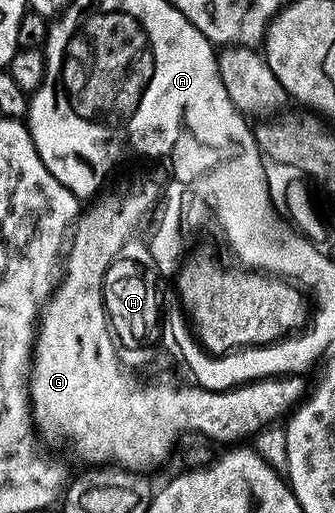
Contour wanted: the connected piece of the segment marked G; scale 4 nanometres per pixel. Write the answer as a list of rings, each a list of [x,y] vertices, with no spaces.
[[[137,181],[127,183],[122,189],[112,190],[110,193],[103,193],[90,204],[91,208],[84,210],[79,218],[75,220],[75,226],[69,236],[69,246],[65,251],[65,268],[63,278],[59,281],[59,286],[55,292],[47,298],[43,304],[43,310],[37,320],[37,334],[35,336],[35,345],[33,348],[33,362],[31,364],[31,374],[29,376],[29,390],[31,393],[31,418],[40,440],[48,439],[51,443],[71,443],[71,451],[80,459],[83,465],[114,465],[124,467],[127,471],[138,471],[140,473],[150,472],[150,467],[159,467],[171,455],[171,450],[176,450],[178,443],[188,433],[198,433],[204,435],[210,441],[223,443],[222,445],[235,445],[240,441],[250,440],[258,431],[276,422],[277,418],[284,418],[305,396],[309,387],[306,378],[303,375],[275,376],[273,378],[259,379],[257,382],[245,383],[240,387],[231,387],[225,391],[211,391],[204,387],[193,389],[193,391],[179,391],[173,393],[171,389],[157,389],[157,387],[143,387],[135,383],[133,379],[128,378],[121,370],[120,352],[115,352],[117,348],[116,340],[113,338],[111,324],[107,321],[107,310],[103,304],[103,274],[109,269],[109,265],[114,259],[120,258],[124,254],[123,246],[131,239],[131,234],[146,221],[152,218],[157,204],[160,202],[161,192],[159,184],[153,181]]]

